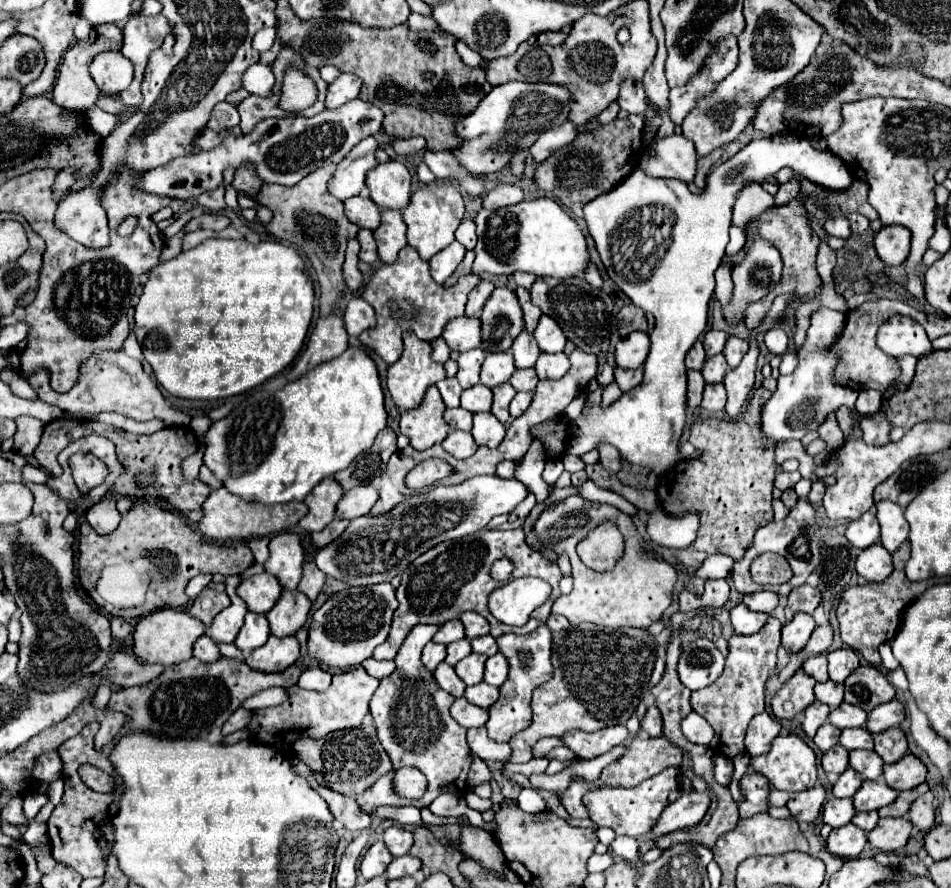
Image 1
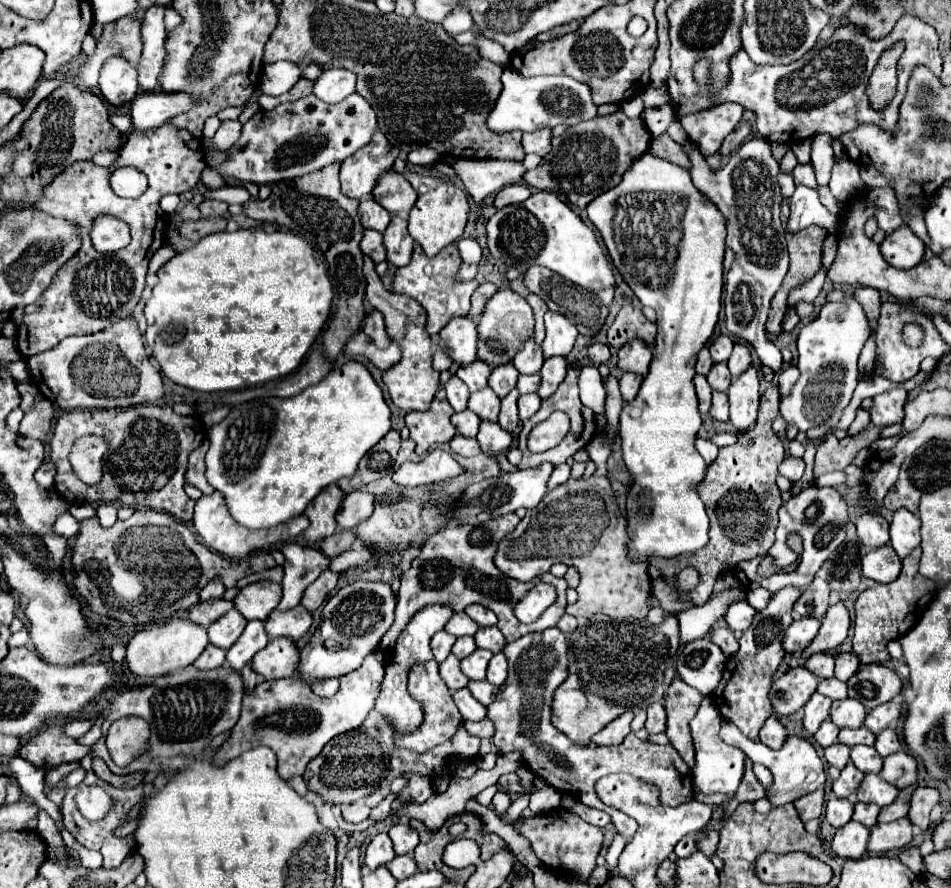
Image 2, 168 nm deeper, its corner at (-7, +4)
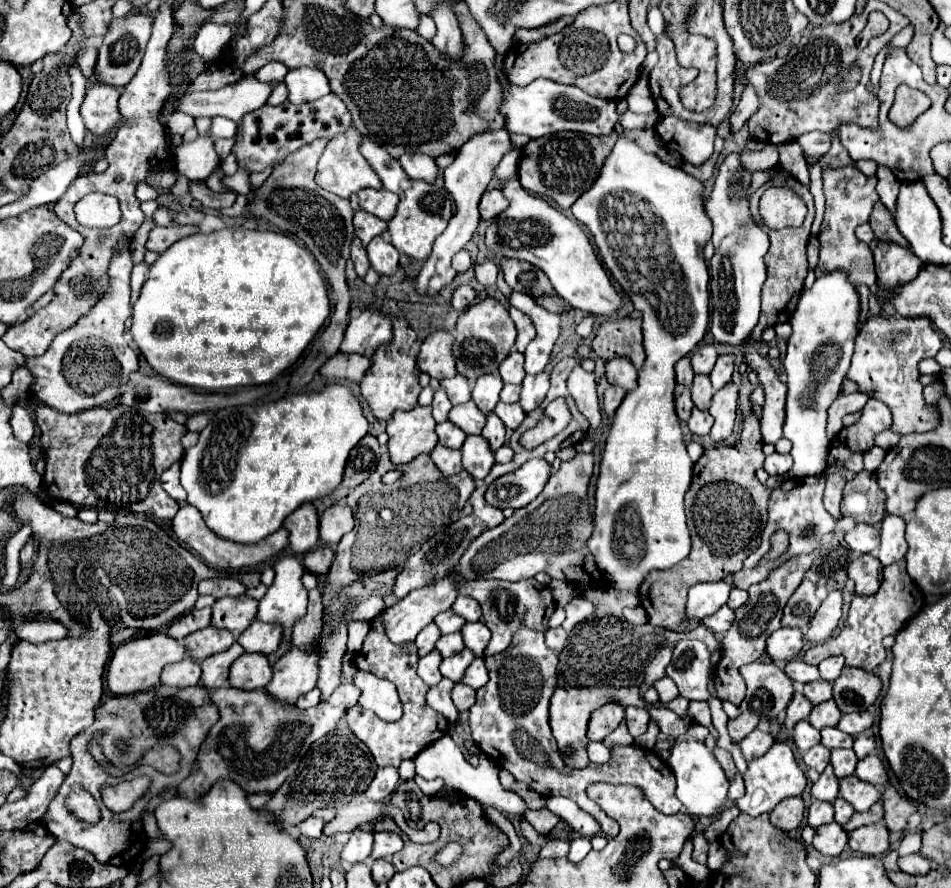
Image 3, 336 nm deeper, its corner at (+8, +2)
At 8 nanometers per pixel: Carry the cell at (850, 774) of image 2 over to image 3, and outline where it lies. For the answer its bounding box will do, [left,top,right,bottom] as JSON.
[812,765,838,803]

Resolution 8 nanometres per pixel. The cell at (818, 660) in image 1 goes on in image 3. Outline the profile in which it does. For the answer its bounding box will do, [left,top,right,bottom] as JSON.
[786,659,820,685]

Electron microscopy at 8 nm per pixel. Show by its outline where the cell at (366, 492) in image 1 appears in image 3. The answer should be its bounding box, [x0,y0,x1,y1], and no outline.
[320,501,354,545]

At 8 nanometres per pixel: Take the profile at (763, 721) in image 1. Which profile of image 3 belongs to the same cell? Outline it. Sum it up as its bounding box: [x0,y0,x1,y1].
[740,729,774,761]

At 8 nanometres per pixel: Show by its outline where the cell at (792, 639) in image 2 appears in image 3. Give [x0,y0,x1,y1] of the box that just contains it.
[766,627,804,663]

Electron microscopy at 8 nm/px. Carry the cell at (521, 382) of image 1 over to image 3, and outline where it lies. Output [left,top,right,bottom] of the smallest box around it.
[500,385,520,403]

